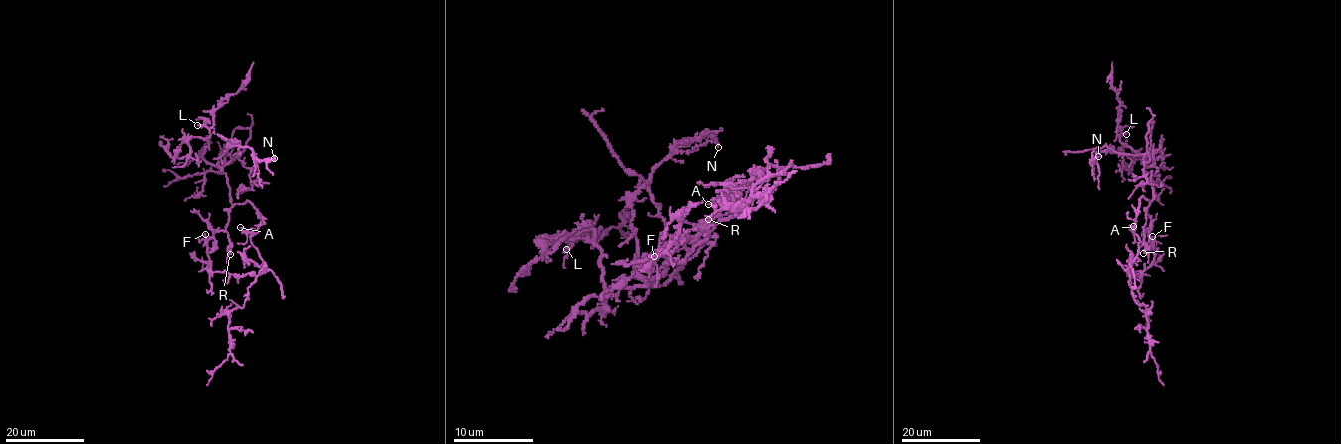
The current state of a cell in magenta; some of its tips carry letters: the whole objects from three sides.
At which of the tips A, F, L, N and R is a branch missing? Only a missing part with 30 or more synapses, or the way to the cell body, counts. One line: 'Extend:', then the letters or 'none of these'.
Extend: L

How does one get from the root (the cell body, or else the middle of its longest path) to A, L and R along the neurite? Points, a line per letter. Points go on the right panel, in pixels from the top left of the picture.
A: (1139, 202), (1134, 226), (1130, 229), (1133, 226)
L: (1139, 202), (1142, 197), (1153, 198), (1152, 171), (1145, 169), (1153, 161), (1123, 144), (1119, 136), (1126, 134)
R: (1139, 202), (1142, 197), (1151, 201), (1146, 209), (1143, 232), (1146, 250), (1143, 253)

